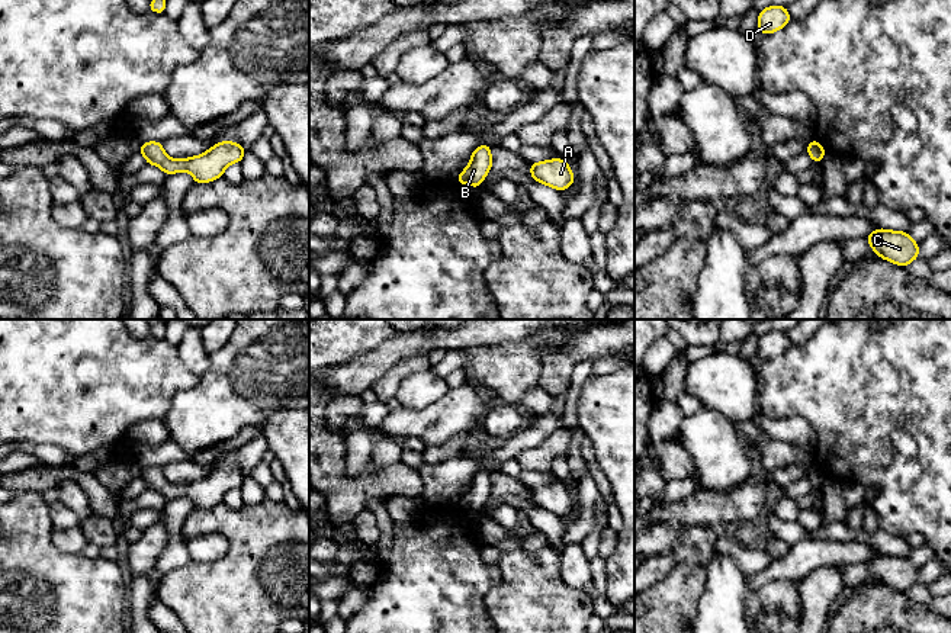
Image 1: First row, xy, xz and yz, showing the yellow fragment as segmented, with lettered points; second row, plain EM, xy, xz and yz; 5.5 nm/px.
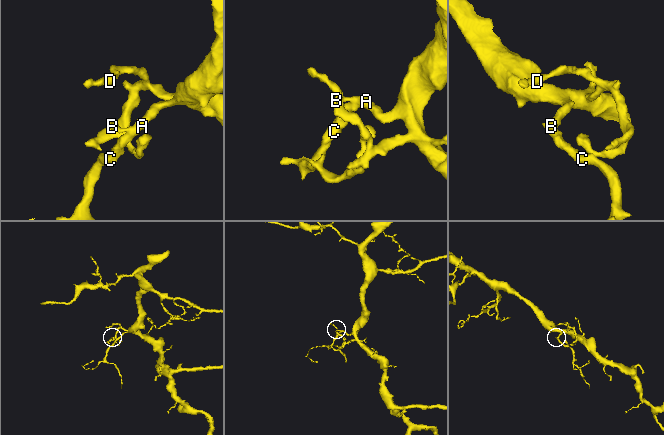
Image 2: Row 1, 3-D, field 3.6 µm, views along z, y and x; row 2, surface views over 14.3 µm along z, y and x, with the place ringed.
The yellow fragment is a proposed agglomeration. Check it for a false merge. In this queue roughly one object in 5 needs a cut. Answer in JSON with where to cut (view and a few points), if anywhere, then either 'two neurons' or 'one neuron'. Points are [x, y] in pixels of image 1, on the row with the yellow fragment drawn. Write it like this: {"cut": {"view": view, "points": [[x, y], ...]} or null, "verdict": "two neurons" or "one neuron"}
{"cut": null, "verdict": "one neuron"}

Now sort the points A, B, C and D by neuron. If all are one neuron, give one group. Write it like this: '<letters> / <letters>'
A B C D

